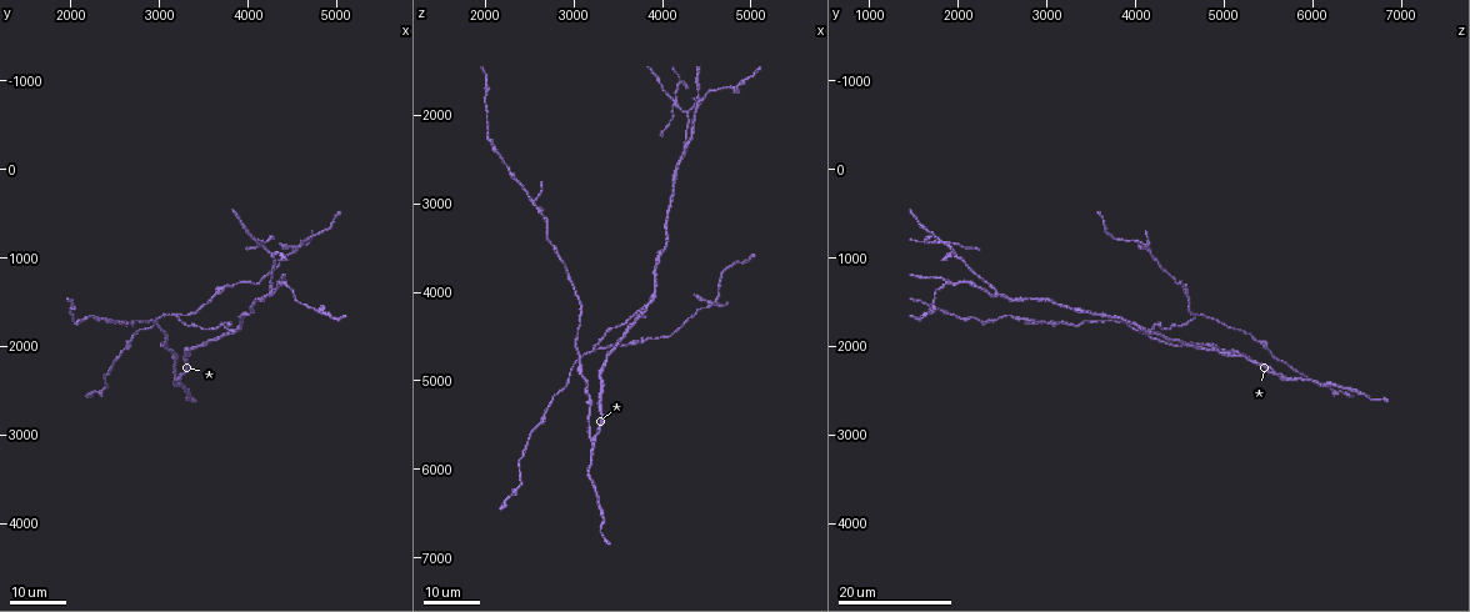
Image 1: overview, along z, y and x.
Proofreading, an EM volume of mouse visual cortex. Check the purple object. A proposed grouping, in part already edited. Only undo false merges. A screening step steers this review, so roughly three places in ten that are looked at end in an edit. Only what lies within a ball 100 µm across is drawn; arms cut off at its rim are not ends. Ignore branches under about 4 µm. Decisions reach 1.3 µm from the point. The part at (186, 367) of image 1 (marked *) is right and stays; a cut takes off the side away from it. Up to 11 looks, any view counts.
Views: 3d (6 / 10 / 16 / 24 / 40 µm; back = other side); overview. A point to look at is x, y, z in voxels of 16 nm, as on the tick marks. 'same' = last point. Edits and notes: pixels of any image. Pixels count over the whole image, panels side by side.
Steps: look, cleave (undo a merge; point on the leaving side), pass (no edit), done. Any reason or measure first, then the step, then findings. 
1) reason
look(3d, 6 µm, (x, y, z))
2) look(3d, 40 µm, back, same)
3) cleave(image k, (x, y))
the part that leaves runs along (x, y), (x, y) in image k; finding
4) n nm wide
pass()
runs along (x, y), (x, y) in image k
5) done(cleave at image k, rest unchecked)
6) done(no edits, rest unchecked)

look(3d, 16 µm, (3150, 2400, 5650))

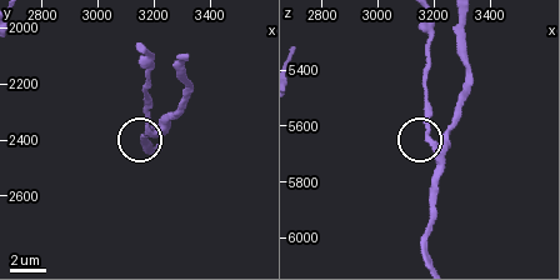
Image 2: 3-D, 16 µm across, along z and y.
look(3d, 6 µm, (3200, 2380, 5660))

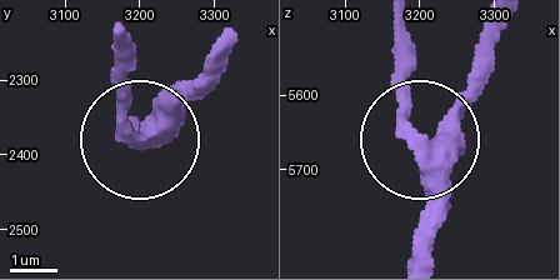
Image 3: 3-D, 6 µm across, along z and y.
3 arms
pass()
runs along (491, 24), (475, 84), (424, 156), (424, 259) in image 3; all the same neuron

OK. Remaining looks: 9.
look(3d, 16 µm, (3850, 1800, 4200))

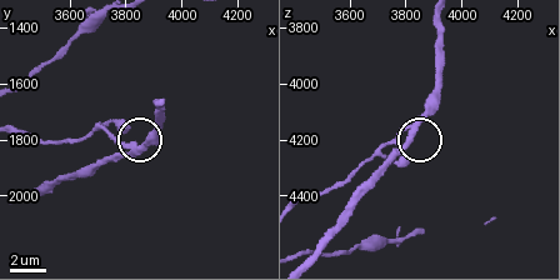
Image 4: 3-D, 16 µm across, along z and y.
closer look
look(3d, 10 µm, (3800, 1830, 4170))

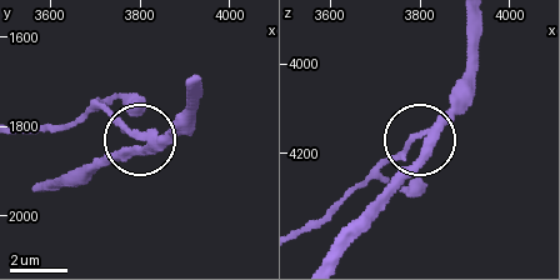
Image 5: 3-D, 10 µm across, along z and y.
side arm 60 µm; 3 arms
cleave(image 5, (119, 118))
two neurons meet here

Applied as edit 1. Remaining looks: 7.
look(overview)

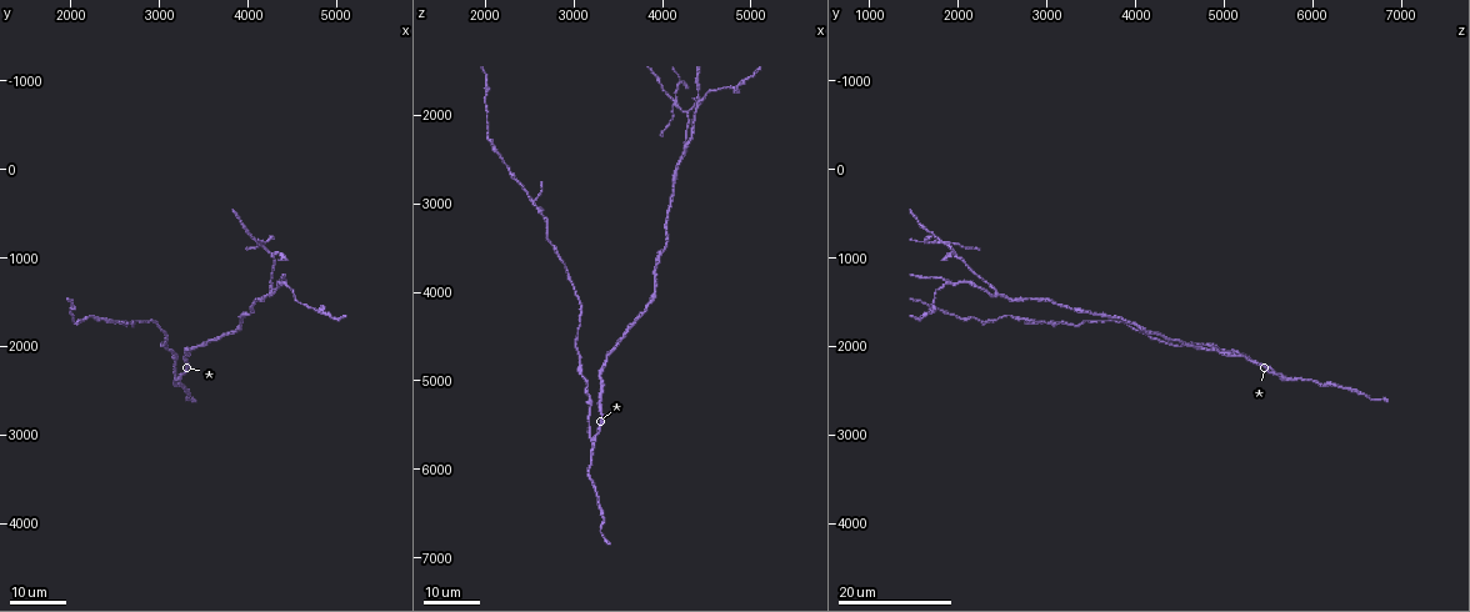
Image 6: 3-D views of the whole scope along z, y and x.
three-way junction
look(3d, 16 µm, (4400, 1300, 1850))

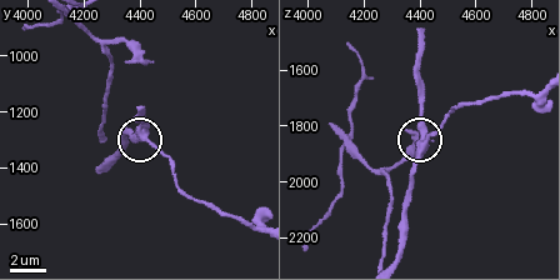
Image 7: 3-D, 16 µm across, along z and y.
look(3d, 6 µm, (4420, 1270, 1870))

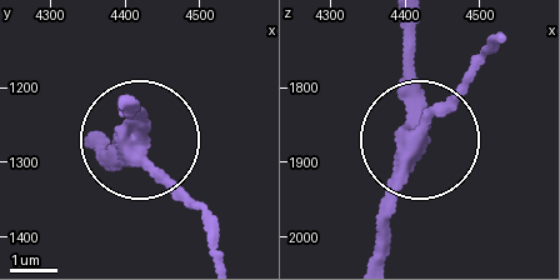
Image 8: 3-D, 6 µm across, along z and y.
3 arms
pass()
all the same neuron

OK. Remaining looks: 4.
two arms in line, one across
look(3d, 16 µm, (4250, 1400, 2400))

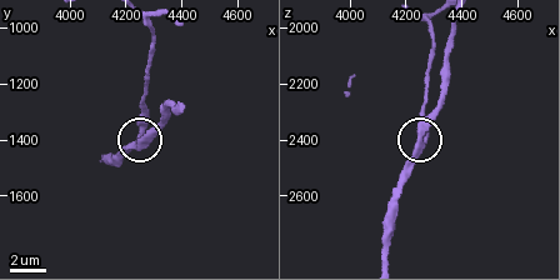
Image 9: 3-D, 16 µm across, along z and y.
closer look
look(3d, 10 µm, same)

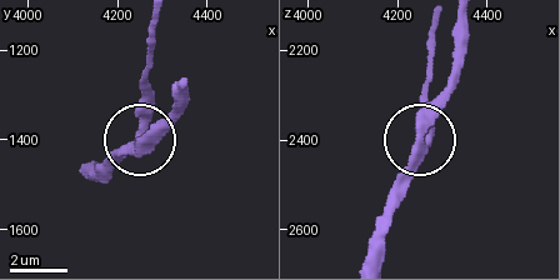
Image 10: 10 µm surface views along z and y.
330 nm wide
pass()
all the same neuron

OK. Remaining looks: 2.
four or more arms meet
look(3d, 24 µm, (4150, 850, 1850))

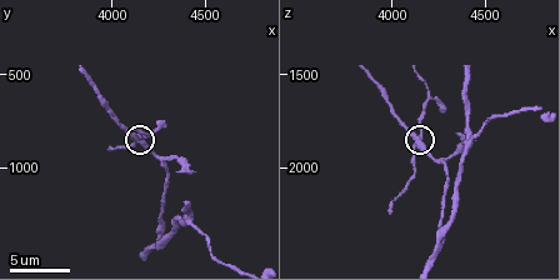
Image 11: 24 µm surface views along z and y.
closer look
look(3d, 10 µm, same)

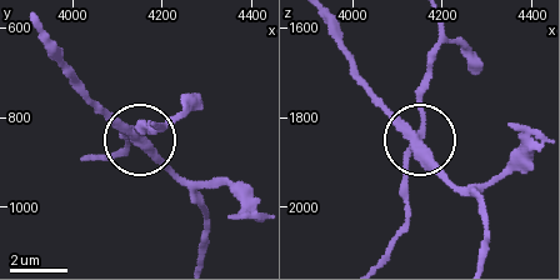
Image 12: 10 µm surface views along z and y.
4 arms
cleave(image 12, (418, 99))
the part that leaves runs along (418, 145), (405, 165), (405, 221), (389, 258) in image 12; a second neuron is stuck on

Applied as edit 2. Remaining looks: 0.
done(cleave at image 5, cleave at image 12, rest unchecked)

